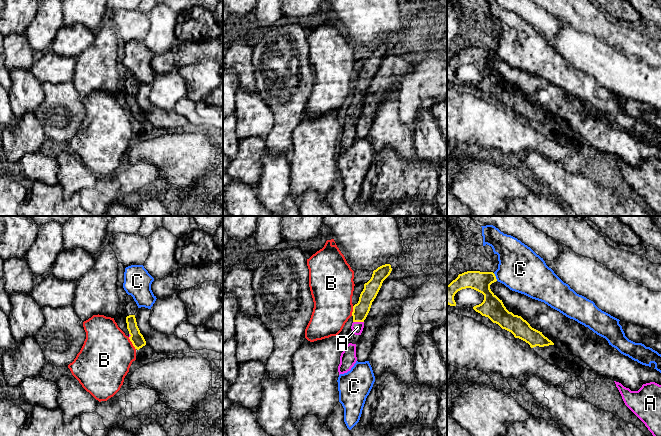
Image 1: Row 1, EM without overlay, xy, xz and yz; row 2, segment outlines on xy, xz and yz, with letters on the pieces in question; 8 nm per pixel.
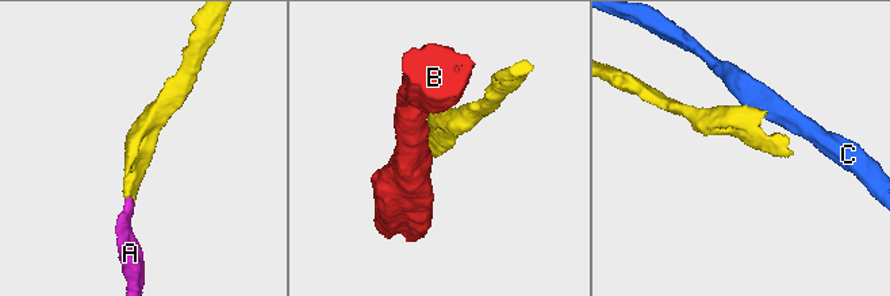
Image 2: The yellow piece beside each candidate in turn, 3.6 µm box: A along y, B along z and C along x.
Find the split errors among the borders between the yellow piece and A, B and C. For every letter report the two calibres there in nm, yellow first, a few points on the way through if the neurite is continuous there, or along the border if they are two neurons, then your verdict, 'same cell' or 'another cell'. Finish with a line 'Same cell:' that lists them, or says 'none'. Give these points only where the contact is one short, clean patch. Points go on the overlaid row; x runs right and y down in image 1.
A: calibres 130 and 100 nm; way xz (360, 310), (358, 321), (357, 327); same cell
B: calibres 110 and 420 nm; another cell
C: calibres 180 and 360 nm; border yz (493, 273), (497, 280); another cell
Same cell: A

